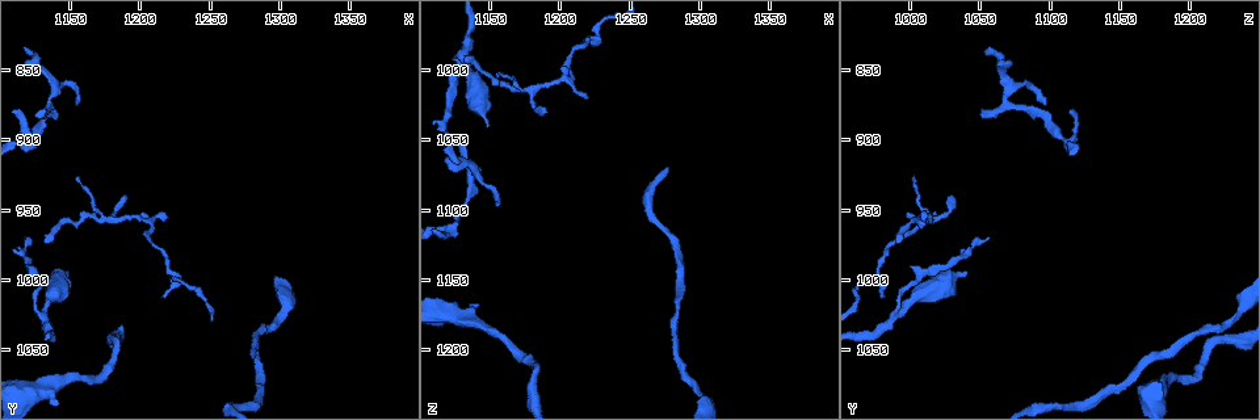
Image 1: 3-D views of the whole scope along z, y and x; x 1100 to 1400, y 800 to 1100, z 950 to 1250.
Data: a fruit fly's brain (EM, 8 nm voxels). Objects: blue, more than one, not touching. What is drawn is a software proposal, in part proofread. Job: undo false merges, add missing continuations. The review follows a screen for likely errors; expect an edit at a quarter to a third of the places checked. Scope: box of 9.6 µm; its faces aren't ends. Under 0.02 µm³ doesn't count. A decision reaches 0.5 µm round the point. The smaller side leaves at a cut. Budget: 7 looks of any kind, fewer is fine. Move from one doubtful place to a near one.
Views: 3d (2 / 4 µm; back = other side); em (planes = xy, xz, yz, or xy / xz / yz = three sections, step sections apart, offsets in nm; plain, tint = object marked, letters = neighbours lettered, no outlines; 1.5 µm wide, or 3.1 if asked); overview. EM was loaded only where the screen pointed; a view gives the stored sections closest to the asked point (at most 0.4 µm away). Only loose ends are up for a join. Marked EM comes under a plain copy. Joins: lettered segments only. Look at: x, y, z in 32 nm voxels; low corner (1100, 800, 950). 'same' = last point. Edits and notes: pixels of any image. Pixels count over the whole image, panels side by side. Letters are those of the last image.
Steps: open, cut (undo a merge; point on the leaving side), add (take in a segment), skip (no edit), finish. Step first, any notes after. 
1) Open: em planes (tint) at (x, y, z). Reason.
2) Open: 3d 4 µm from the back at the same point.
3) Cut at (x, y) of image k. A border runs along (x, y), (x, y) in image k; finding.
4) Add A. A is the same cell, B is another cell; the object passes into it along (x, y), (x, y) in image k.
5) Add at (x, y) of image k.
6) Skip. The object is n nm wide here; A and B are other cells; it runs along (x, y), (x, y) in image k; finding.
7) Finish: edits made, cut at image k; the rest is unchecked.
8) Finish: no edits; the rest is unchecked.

Open: em yz step 8 (letters) at (1126, 882, 1050). Tapers out.

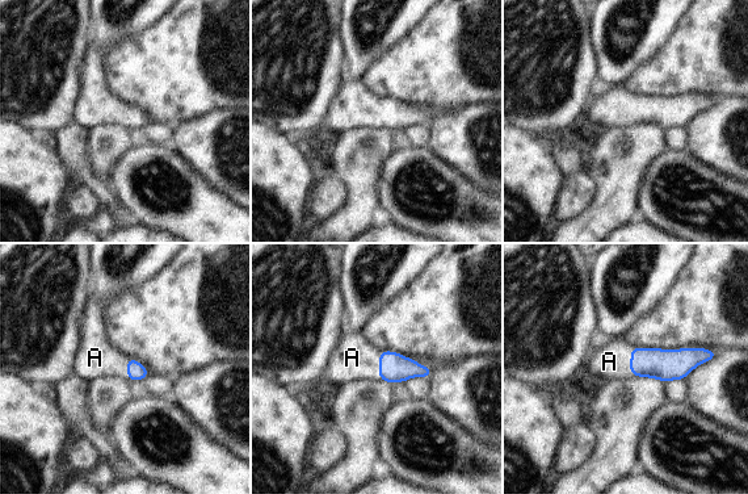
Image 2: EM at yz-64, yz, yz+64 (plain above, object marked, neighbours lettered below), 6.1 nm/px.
Add A. A is the same cell; the object passes into it along (655, 363), (630, 363), (609, 361) in image 2; it goes on there.

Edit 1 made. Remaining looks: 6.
Open: overview.

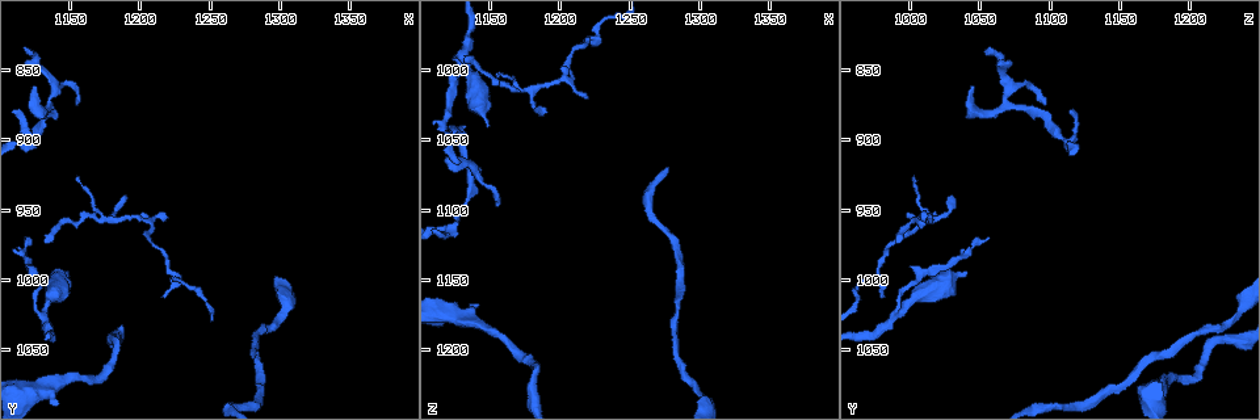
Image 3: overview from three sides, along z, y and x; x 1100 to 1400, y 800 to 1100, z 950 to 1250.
Open: 3d 4 µm from the back at (1132, 972, 988). Free end.

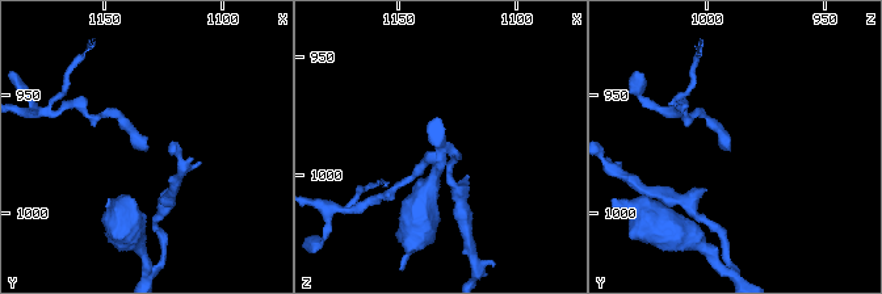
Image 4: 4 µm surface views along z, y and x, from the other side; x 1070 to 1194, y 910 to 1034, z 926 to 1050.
Open: em yz step 4 (tint) at (1131, 973, 990).

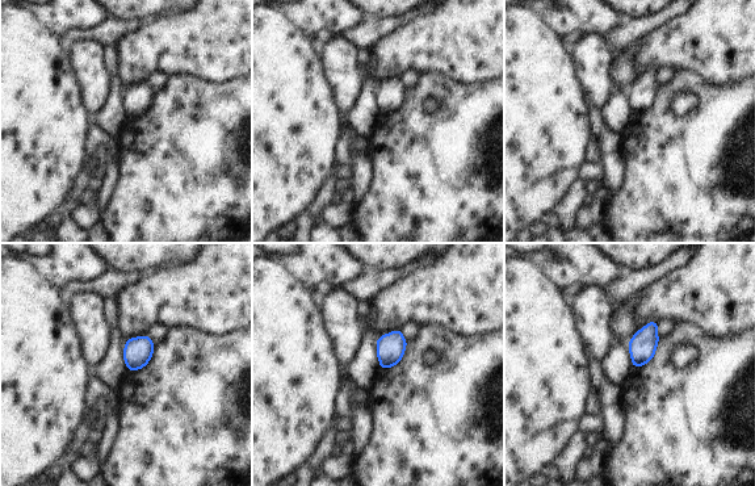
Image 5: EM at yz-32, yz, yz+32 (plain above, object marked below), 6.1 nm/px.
Open: em xz step 4 (letters) at the same point. Cut it another way.

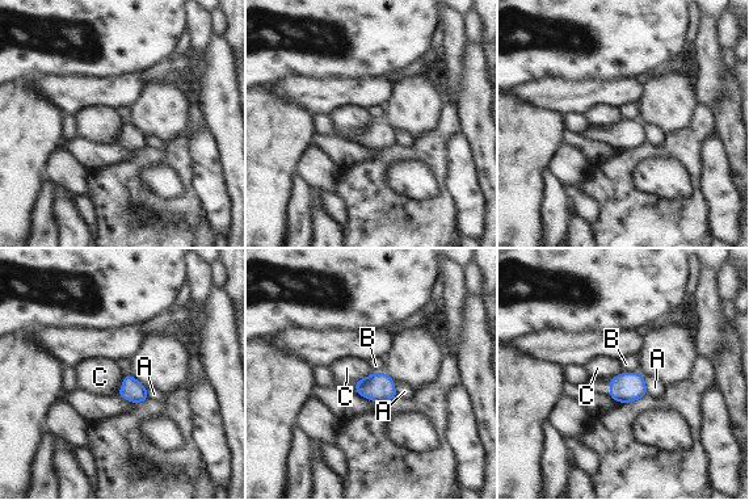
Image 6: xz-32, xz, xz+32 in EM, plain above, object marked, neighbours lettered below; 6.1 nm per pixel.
Skip. A, B and C are other cells; a border runs along (126, 373), (117, 394) in image 6; none of them fits.

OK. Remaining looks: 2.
Open: em yz step 8 (letters) at (1304, 1022, 1236). Calibre changes.

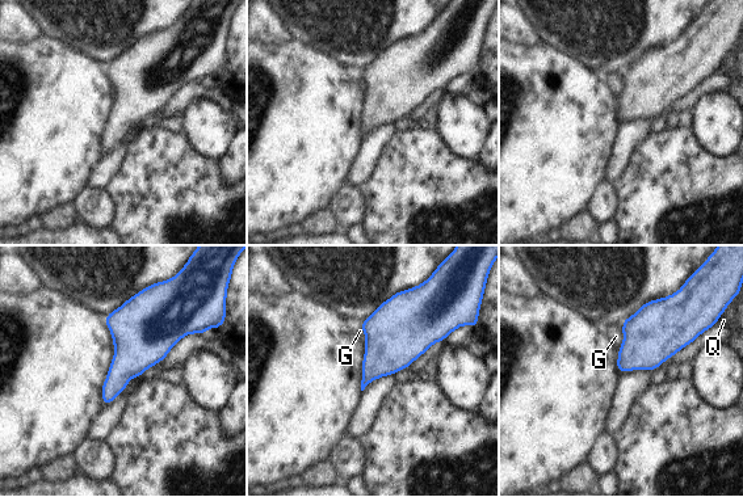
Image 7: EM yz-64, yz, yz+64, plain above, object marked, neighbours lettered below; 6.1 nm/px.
Skip. The longest contact is with G, 170 nm; G and Q are other cells; a border runs along (622, 324), (622, 344), (617, 350) in image 7; one neuron here.

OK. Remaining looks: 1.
Finish: edits made, add at image 2; the rest is unchecked.

